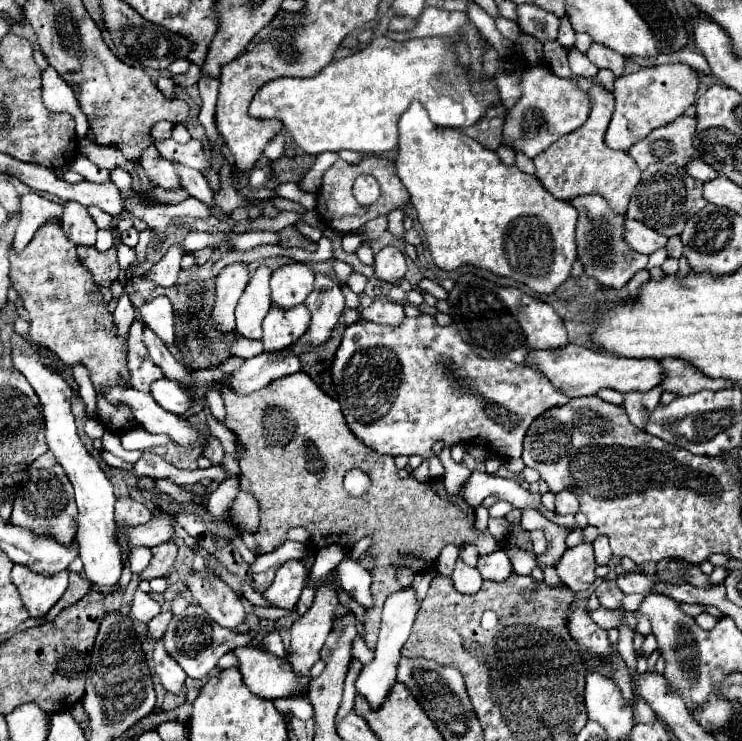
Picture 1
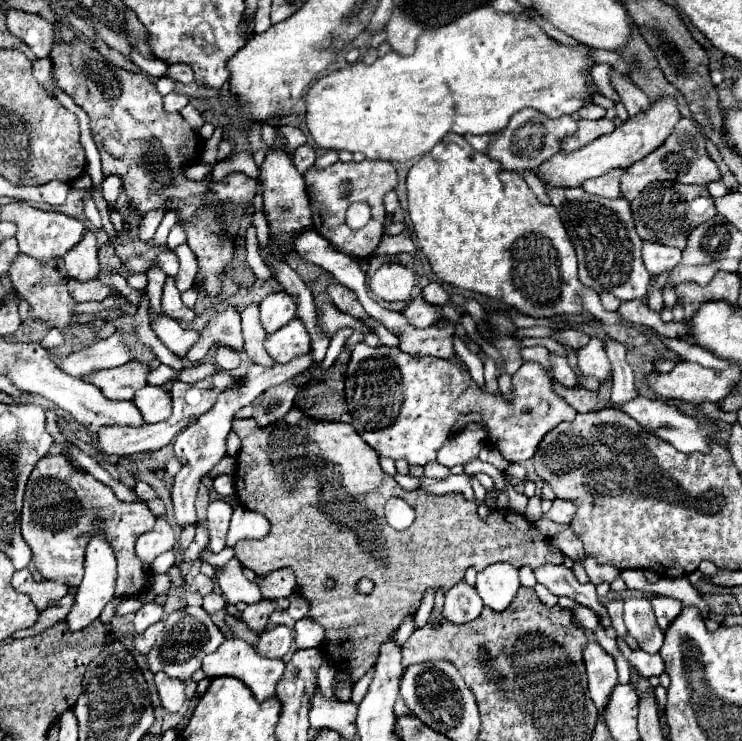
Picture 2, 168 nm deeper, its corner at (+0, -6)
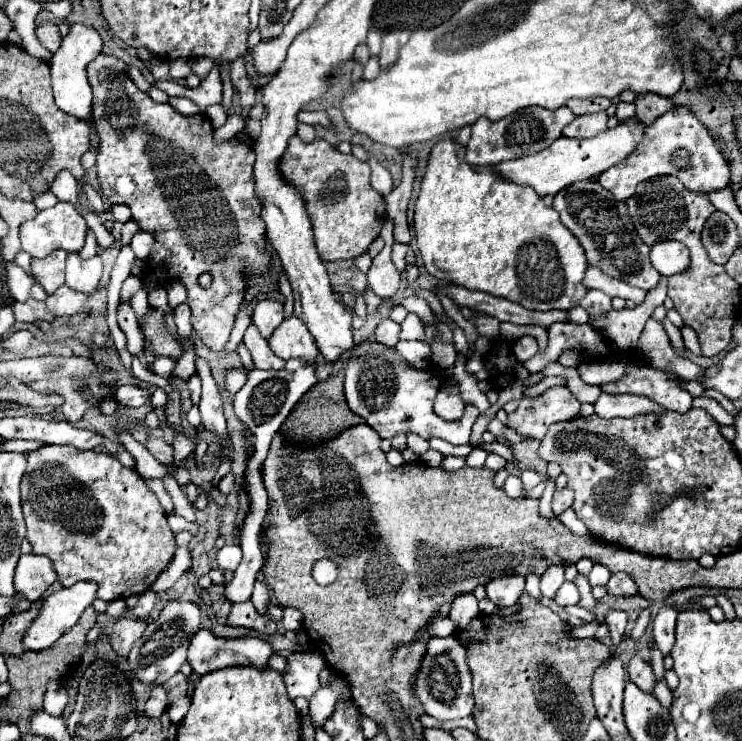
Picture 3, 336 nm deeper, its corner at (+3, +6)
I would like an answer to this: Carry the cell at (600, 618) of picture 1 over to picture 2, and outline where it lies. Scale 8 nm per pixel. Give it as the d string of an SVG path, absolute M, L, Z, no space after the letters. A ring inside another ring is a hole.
M560 598L558 600L558 604L560 606L564 606L564 608L572 608L574 610L574 616L576 616L576 622L582 626L582 628L586 628L586 630L592 630L592 632L596 632L602 624L600 624L600 618L598 618L598 614L596 612L592 612L590 608L586 608L586 606L578 606L576 602L572 602L570 598Z

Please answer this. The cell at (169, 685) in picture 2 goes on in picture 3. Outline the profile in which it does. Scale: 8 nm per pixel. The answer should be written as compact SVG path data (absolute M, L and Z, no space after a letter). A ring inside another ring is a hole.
M153 684L151 696L149 696L149 700L145 704L145 710L143 710L143 716L159 720L165 710L167 710L167 692L163 690L163 686Z

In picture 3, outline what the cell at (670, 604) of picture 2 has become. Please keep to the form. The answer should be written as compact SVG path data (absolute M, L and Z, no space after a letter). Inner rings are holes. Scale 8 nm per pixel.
M678 607L661 608L653 620L653 636L663 656L669 656L675 646L675 620L679 614Z

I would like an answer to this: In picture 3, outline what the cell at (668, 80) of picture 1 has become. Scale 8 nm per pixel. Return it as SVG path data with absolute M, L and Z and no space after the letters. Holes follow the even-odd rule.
M629 120L629 122L619 122L617 128L611 130L607 128L605 132L601 132L601 136L595 136L593 140L569 140L563 136L543 152L493 166L493 172L519 186L531 186L541 198L547 194L555 196L565 186L579 180L589 180L591 176L597 176L609 170L611 166L619 164L621 160L625 160L633 152L633 148L637 148L643 134L645 134L645 124L639 120Z

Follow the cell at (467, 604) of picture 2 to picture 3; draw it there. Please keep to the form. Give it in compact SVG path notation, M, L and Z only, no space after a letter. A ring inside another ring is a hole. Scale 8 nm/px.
M465 594L465 596L457 596L451 608L449 618L455 622L455 626L459 630L469 630L471 622L479 616L479 608L477 608L477 598L473 594Z

